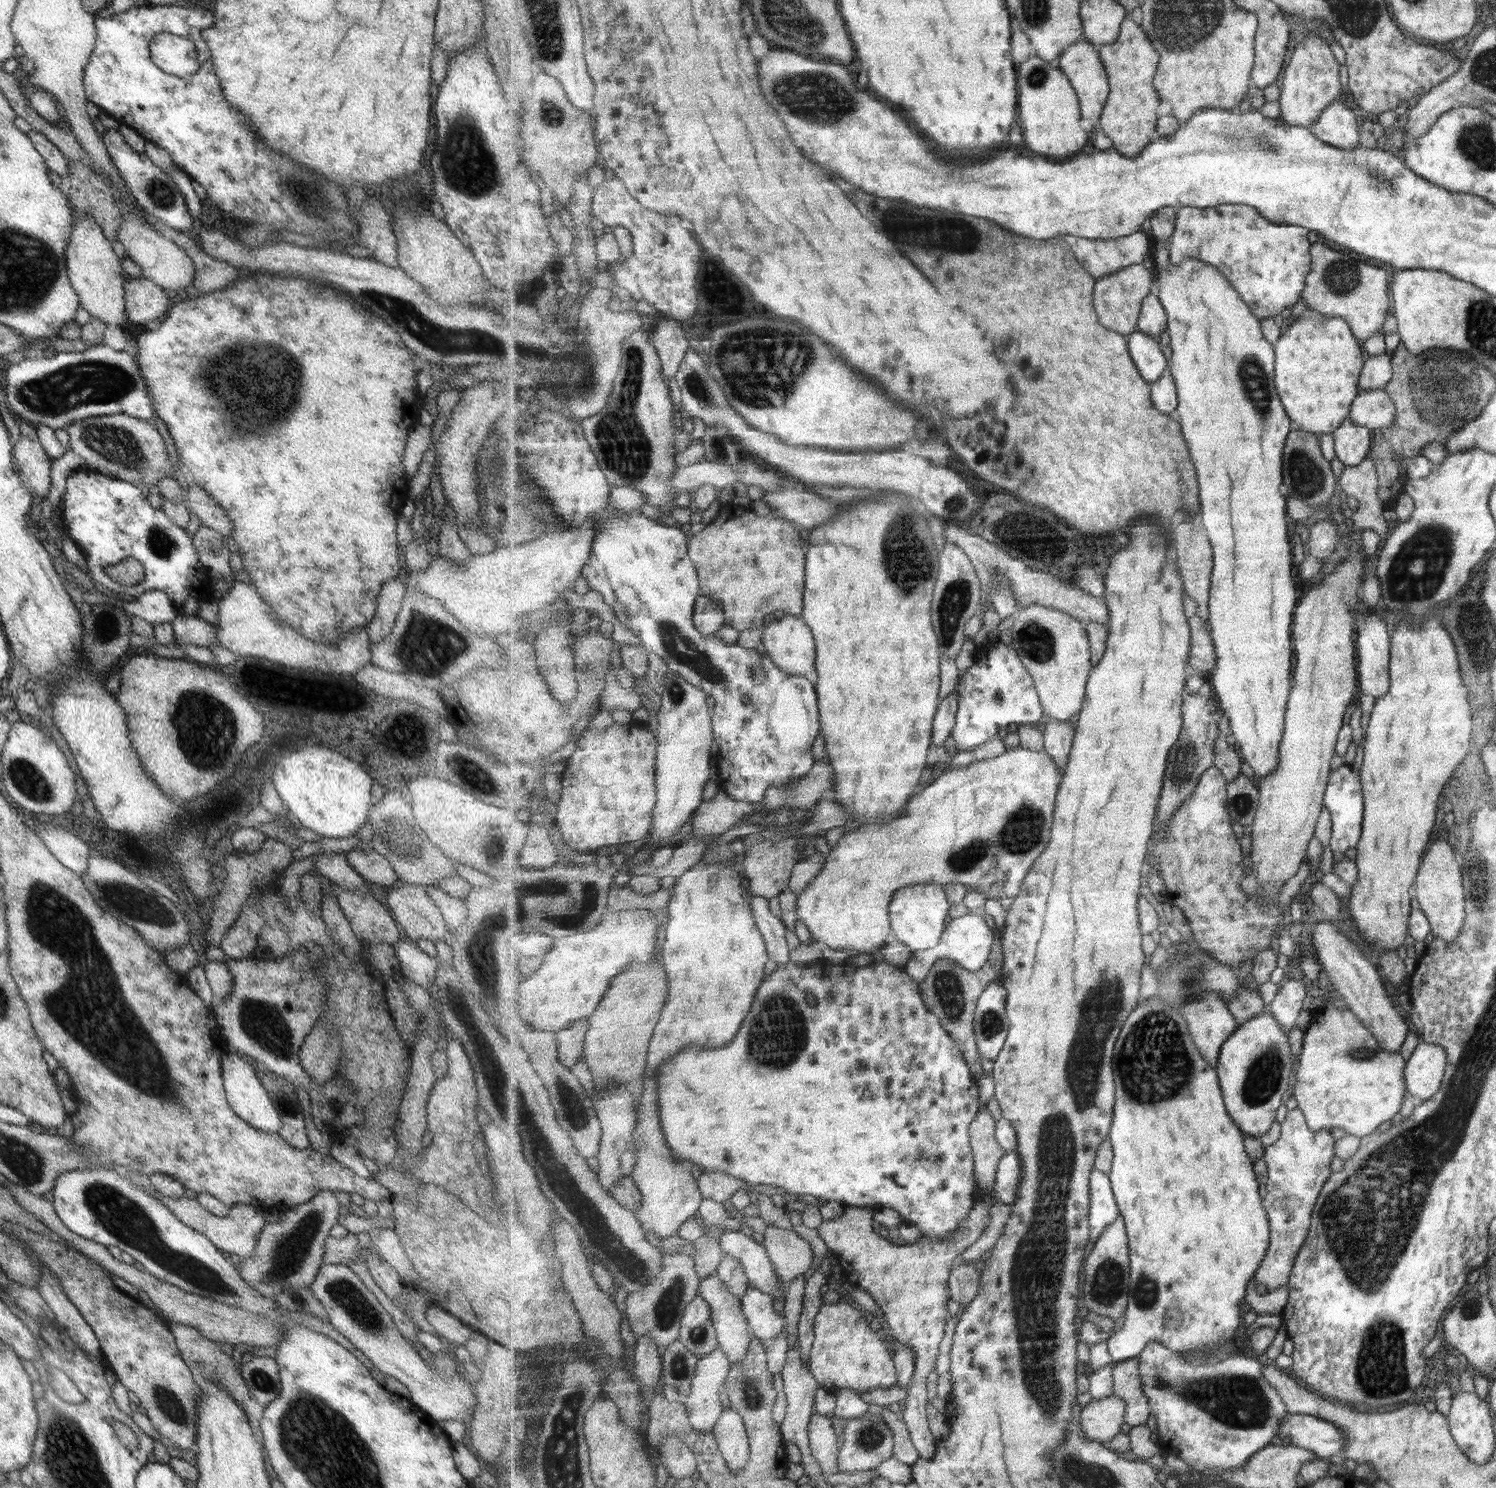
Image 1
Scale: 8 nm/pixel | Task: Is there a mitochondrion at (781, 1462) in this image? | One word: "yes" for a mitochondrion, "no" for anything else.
no

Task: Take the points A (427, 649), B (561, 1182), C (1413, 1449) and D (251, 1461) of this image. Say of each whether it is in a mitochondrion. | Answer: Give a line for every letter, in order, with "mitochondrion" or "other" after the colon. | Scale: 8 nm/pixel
A: mitochondrion
B: mitochondrion
C: other
D: other

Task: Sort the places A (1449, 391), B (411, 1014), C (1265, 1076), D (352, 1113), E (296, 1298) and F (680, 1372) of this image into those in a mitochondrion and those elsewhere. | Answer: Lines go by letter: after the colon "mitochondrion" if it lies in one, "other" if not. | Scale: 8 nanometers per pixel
A: mitochondrion
B: other
C: mitochondrion
D: other
E: mitochondrion
F: mitochondrion

